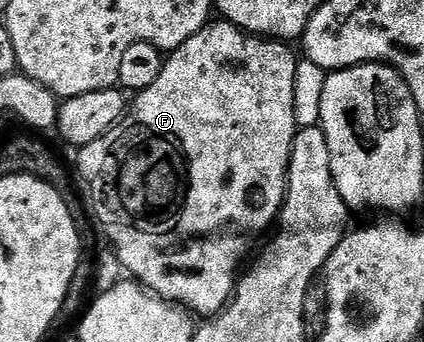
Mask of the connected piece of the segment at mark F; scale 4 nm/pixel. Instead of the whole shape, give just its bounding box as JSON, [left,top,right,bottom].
[77,19,299,319]

